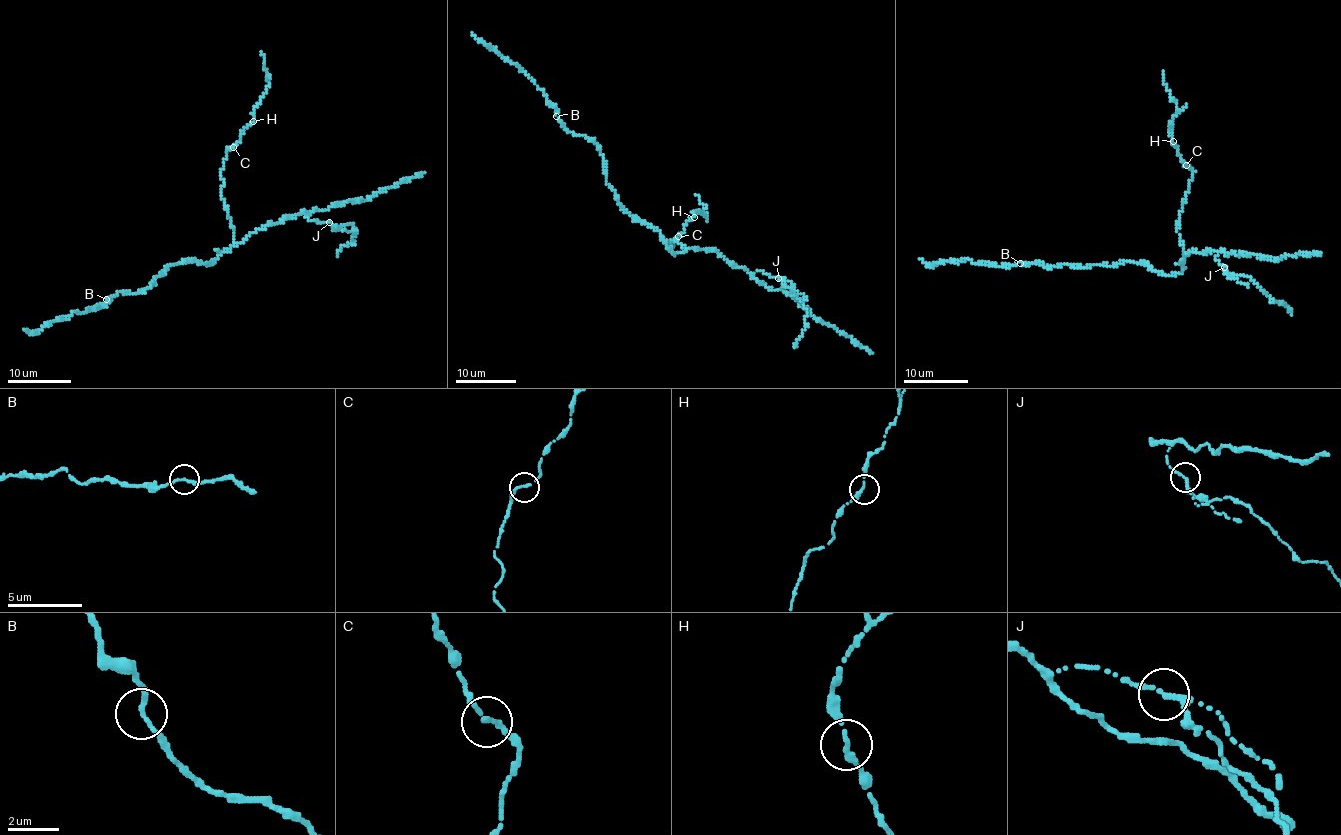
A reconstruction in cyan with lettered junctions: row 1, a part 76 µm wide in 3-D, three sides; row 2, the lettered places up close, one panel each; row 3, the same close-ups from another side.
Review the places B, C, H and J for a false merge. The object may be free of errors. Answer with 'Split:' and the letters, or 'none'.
Split: none

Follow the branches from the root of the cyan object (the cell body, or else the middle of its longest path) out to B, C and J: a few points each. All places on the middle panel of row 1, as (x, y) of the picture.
B: (652, 228), (636, 220), (620, 205), (614, 189), (607, 182), (601, 148), (592, 140), (573, 135), (556, 116)
C: (652, 228), (674, 254), (687, 249), (678, 240), (669, 241), (668, 246), (674, 245), (678, 236)
J: (652, 228), (674, 254), (690, 247), (704, 248), (750, 272), (778, 278)

